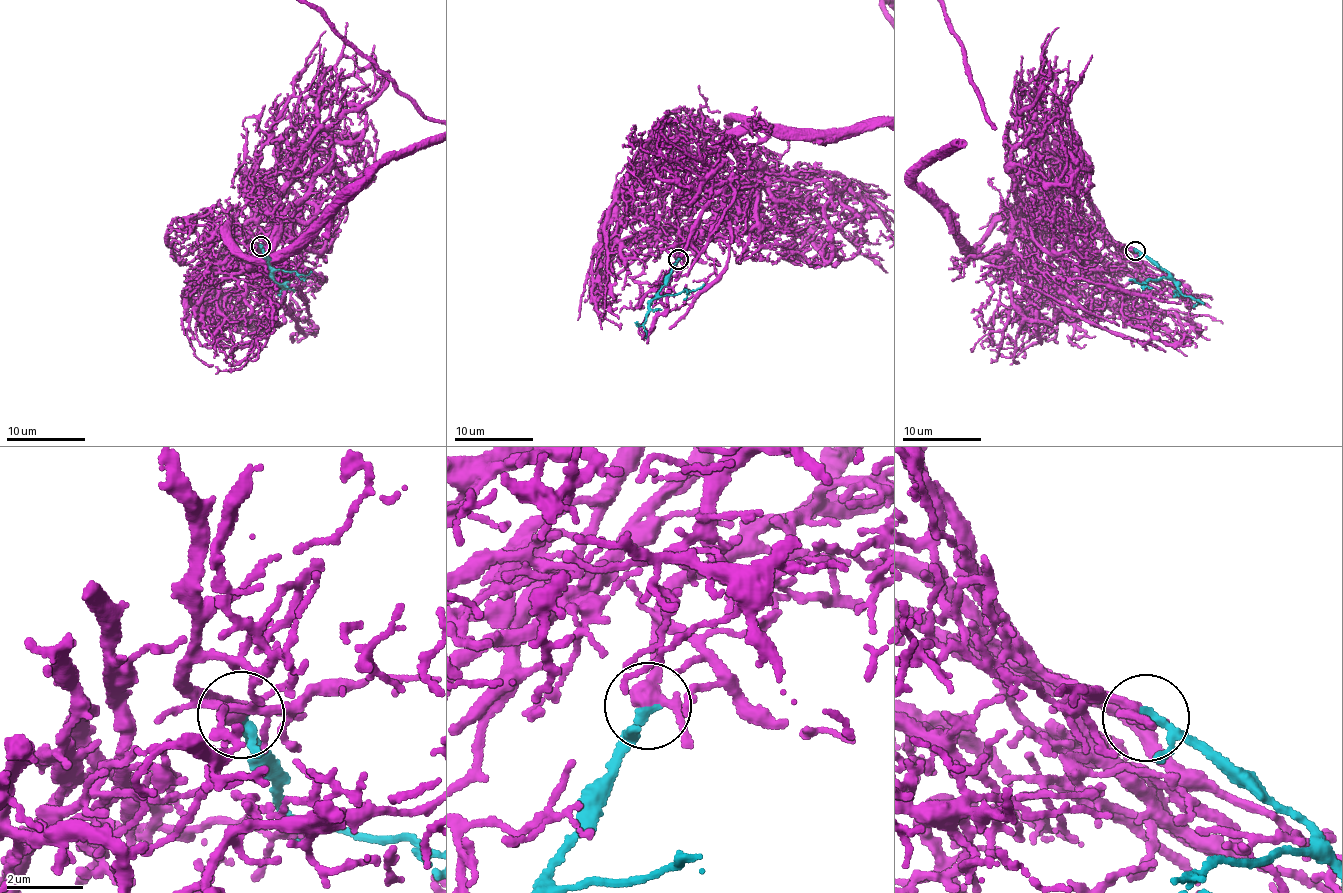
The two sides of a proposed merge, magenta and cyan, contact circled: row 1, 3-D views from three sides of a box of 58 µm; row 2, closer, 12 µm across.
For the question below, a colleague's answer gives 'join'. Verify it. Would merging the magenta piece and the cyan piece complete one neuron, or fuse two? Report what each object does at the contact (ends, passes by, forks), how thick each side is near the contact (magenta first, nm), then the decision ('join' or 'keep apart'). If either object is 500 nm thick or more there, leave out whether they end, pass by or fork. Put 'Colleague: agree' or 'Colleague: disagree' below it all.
magenta passes by; cyan passes by; 360 nm thick on the magenta side, 200 nm on the other; join
Colleague: agree

